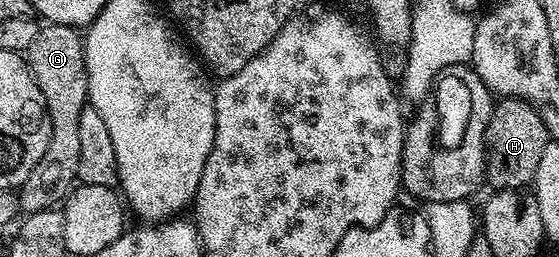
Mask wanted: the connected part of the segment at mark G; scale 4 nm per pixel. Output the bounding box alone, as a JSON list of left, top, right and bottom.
[17,25,90,215]

